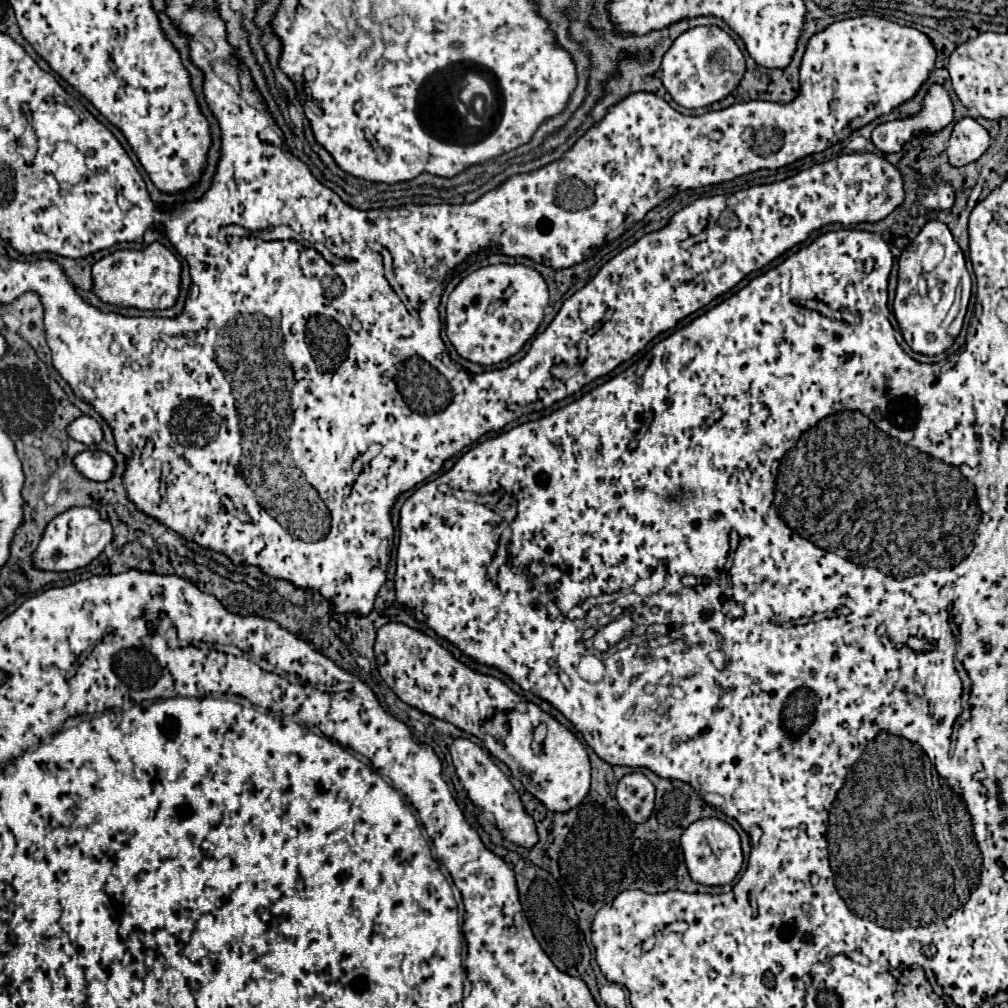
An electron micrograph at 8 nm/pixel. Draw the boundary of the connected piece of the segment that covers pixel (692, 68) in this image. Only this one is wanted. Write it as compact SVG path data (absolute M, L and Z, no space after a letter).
M695 26L683 32L661 62L661 82L683 108L705 108L731 94L745 74L745 58L733 38L717 26Z

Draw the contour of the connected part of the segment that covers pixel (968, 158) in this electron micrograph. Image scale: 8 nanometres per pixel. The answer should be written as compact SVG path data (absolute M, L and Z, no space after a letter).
M965 116L959 120L951 132L947 142L947 154L951 166L965 166L981 158L981 154L989 148L987 130L973 118Z

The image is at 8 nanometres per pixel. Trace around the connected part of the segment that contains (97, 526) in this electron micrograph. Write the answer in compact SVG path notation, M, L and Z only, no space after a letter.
M69 508L67 512L55 516L47 524L37 550L31 554L33 566L37 570L47 570L47 572L79 570L91 564L103 552L103 548L111 544L111 540L113 540L113 528L109 522L101 520L95 508Z

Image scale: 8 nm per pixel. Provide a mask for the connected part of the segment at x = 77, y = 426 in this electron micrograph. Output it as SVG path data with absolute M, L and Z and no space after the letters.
M91 416L75 418L71 424L67 424L67 432L69 432L69 436L73 436L73 440L83 442L85 446L93 446L93 444L101 442L101 438L103 438L99 424Z

